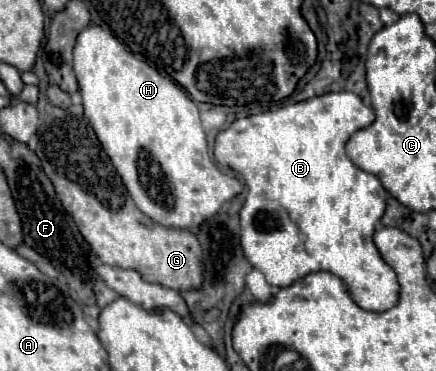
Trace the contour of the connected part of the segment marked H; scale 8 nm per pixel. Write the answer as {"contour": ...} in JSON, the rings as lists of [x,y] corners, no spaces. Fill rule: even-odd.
{"contour":[[[88,25],[88,27],[78,35],[78,41],[76,41],[76,47],[74,47],[74,73],[76,73],[78,85],[80,85],[80,93],[82,93],[84,117],[90,121],[92,129],[96,131],[98,141],[102,143],[106,155],[110,157],[112,165],[116,167],[118,175],[122,177],[122,183],[124,183],[124,187],[128,189],[128,193],[132,195],[134,203],[136,203],[138,209],[140,209],[142,213],[146,213],[154,223],[160,223],[160,225],[164,225],[164,227],[180,227],[180,229],[198,227],[204,219],[210,219],[212,215],[216,215],[218,209],[220,209],[226,201],[230,201],[234,195],[238,195],[238,193],[242,191],[242,183],[240,183],[236,177],[232,177],[232,175],[228,175],[228,173],[220,173],[220,169],[214,165],[213,155],[210,153],[210,146],[213,145],[214,141],[211,141],[210,129],[206,129],[206,123],[204,123],[204,117],[206,117],[206,113],[210,113],[210,111],[202,111],[204,107],[206,107],[206,109],[220,109],[220,107],[222,107],[222,109],[226,110],[231,110],[231,108],[192,101],[192,99],[188,97],[188,93],[186,93],[182,87],[178,87],[178,84],[173,79],[170,79],[169,76],[162,73],[155,66],[150,65],[141,55],[132,53],[122,41],[118,41],[118,39],[114,37],[113,32],[106,26]]]}

